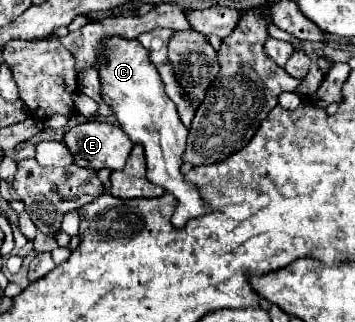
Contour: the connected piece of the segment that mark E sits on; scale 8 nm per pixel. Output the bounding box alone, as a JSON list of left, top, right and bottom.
[63,120,133,170]

